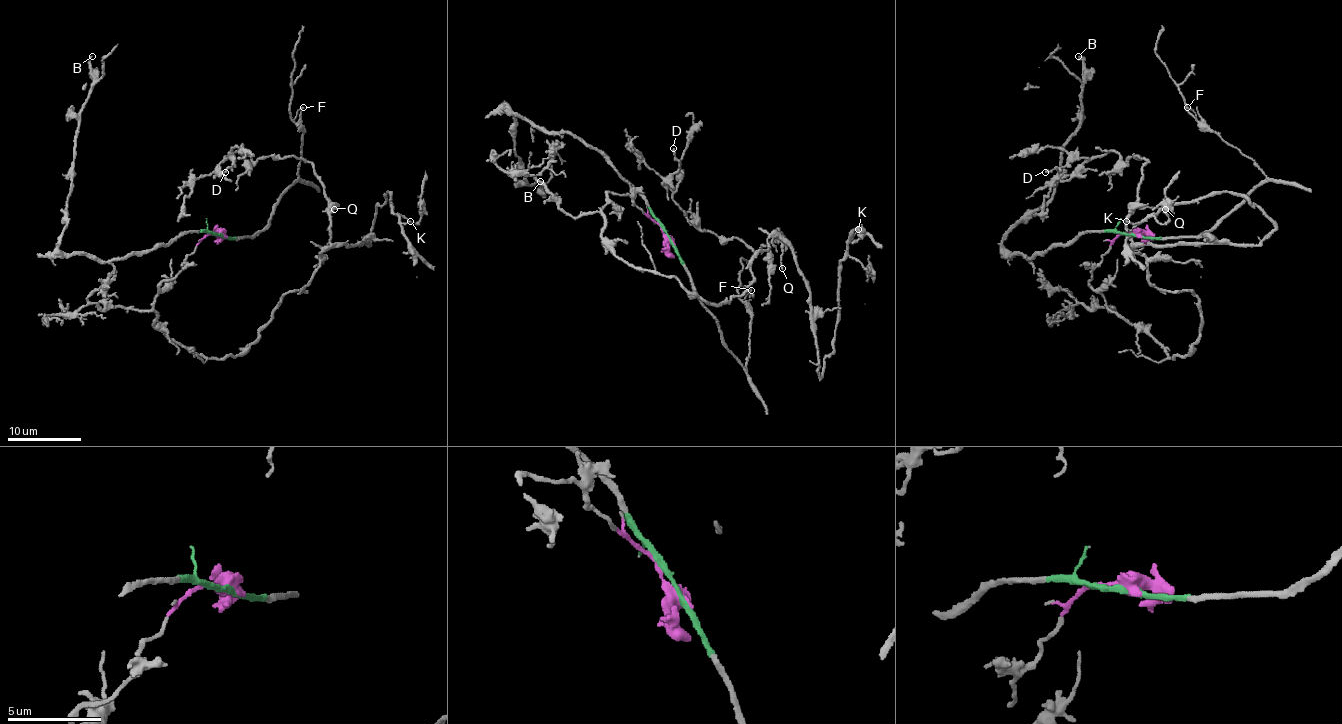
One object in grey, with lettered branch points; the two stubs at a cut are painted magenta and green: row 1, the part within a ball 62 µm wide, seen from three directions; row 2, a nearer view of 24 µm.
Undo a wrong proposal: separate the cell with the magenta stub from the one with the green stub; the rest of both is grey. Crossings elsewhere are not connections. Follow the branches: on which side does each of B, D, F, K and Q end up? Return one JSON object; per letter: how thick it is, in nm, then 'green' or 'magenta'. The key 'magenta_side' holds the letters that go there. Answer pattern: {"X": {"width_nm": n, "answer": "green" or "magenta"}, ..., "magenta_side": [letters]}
{"B": {"width_nm": 260, "answer": "green"}, "D": {"width_nm": 220, "answer": "magenta"}, "F": {"width_nm": 150, "answer": "green"}, "K": {"width_nm": 130, "answer": "magenta"}, "Q": {"width_nm": 140, "answer": "magenta"}, "magenta_side": ["D", "K", "Q"]}

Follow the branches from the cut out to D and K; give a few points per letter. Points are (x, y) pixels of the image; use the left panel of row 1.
D: (218, 233), (153, 305), (153, 324), (207, 357), (257, 337), (329, 244), (309, 163), (238, 152), (225, 172)
K: (218, 233), (153, 309), (207, 357), (257, 337), (320, 254), (370, 244), (387, 192), (411, 220)

